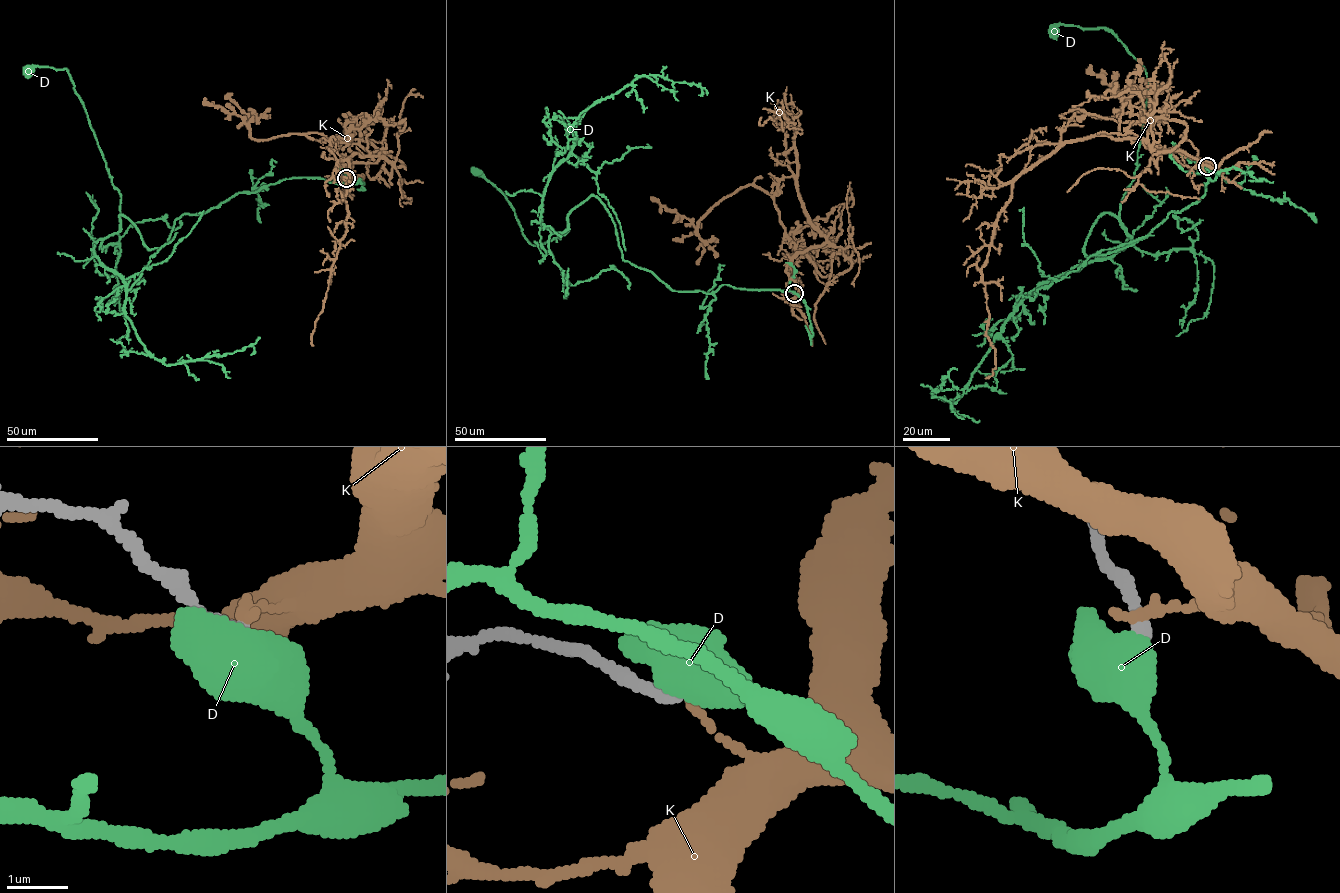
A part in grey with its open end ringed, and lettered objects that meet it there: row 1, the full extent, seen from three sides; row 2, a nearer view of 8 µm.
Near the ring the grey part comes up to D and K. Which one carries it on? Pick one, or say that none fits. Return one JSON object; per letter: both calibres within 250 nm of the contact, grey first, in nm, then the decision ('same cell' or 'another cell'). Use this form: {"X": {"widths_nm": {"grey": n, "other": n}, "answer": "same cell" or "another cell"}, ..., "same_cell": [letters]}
{"D": {"widths_nm": {"grey": 240, "other": 700}, "answer": "another cell"}, "K": {"widths_nm": {"grey": 240, "other": 180}, "answer": "another cell"}, "same_cell": []}

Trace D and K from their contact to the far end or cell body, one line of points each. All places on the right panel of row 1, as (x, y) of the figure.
D: (1208, 167), (1195, 203), (1087, 256), (1093, 223), (1119, 216), (1133, 180), (1147, 76), (1103, 28), (1054, 32)
K: (1208, 166), (1137, 138), (1093, 135), (1060, 144), (1024, 170), (981, 269), (995, 365), (985, 378)

